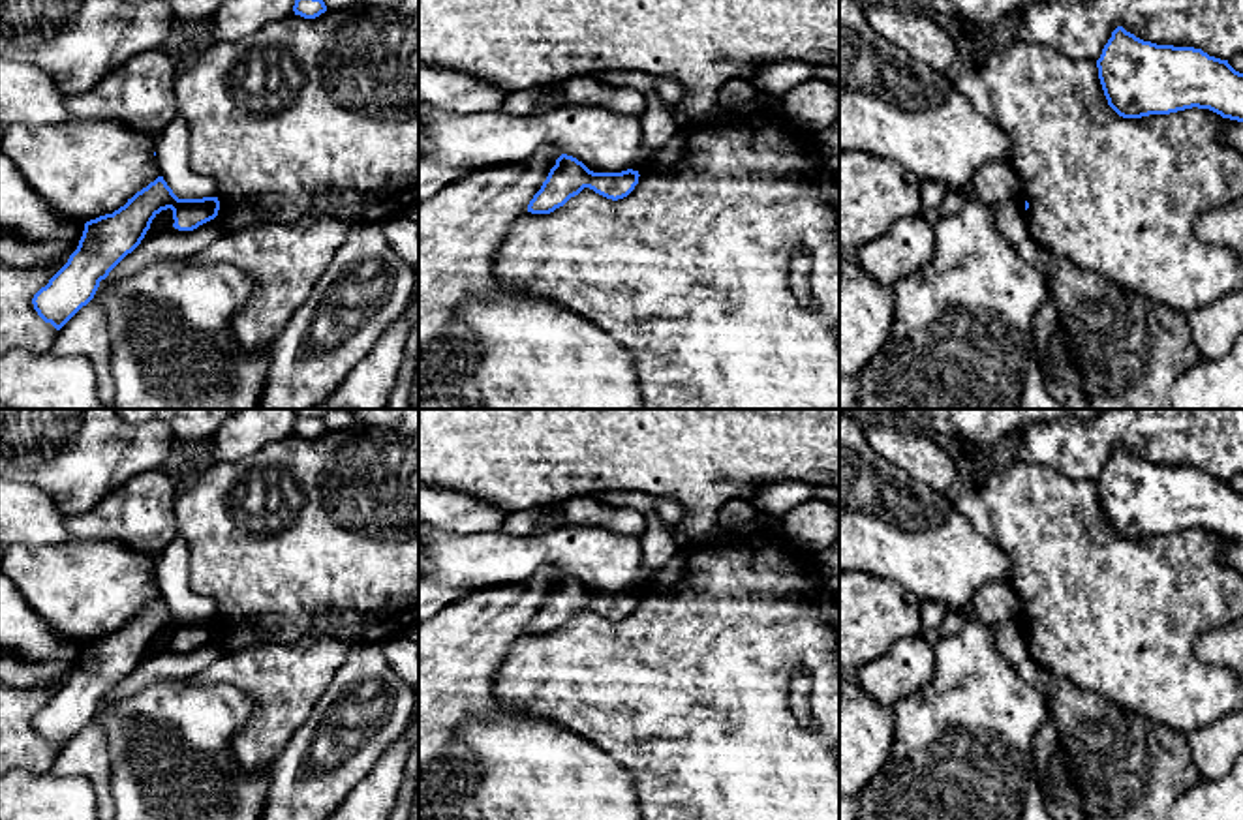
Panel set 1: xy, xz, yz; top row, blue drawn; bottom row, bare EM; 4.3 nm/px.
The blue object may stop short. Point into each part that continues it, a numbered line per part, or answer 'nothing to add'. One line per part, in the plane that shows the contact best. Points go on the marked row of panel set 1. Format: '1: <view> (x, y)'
nothing to add

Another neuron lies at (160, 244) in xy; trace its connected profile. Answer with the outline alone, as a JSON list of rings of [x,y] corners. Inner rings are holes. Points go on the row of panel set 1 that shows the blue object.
[[[218,216],[193,231],[178,231],[175,227],[150,229],[141,244],[109,272],[105,283],[133,276],[161,261],[193,257],[212,246],[222,235],[225,235],[225,229]]]

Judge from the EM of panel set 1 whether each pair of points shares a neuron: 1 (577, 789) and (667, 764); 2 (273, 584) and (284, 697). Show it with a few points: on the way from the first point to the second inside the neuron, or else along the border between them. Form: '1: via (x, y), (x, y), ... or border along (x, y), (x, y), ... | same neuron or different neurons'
1: border along (598, 745), (629, 774), (639, 800) | different neurons
2: border along (322, 635), (256, 640), (235, 650) | different neurons

